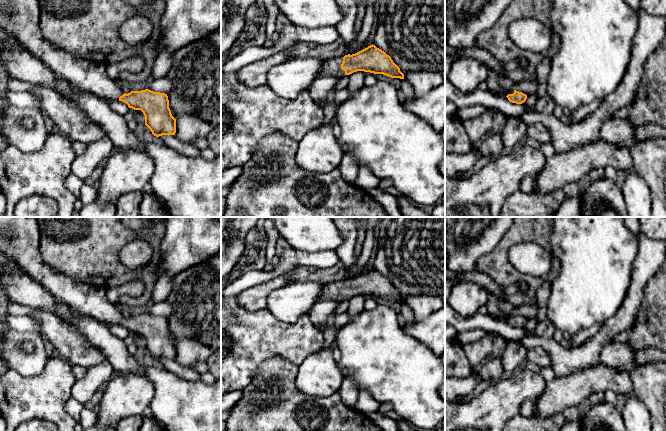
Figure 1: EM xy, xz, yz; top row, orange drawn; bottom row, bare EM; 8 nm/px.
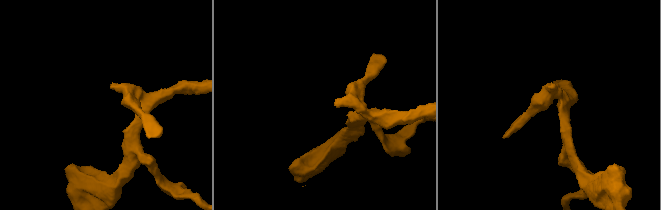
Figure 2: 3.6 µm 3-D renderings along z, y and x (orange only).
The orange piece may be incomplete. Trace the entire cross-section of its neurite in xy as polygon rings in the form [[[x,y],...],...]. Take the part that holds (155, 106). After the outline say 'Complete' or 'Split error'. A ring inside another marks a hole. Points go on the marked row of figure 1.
[[[0,0],[0,29],[15,37],[29,53],[73,86],[141,110],[145,125],[154,136],[175,135],[176,119],[171,114],[167,94],[149,89],[126,94],[108,76],[106,65],[69,54],[49,42],[41,33],[38,0]]]. Split error

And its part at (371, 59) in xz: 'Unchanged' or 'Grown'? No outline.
Grown

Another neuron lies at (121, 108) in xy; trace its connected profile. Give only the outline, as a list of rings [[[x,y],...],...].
[[[113,101],[110,106],[113,111],[115,111],[119,115],[125,115],[127,111],[130,109],[128,105],[122,101]]]

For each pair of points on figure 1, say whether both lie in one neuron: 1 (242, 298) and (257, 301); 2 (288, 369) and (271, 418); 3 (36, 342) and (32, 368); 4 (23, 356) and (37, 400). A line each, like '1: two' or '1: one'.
1: one
2: one
3: one
4: two

